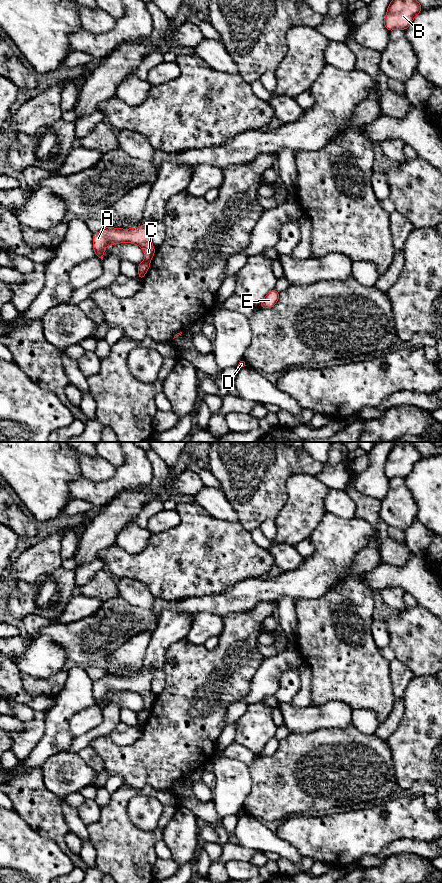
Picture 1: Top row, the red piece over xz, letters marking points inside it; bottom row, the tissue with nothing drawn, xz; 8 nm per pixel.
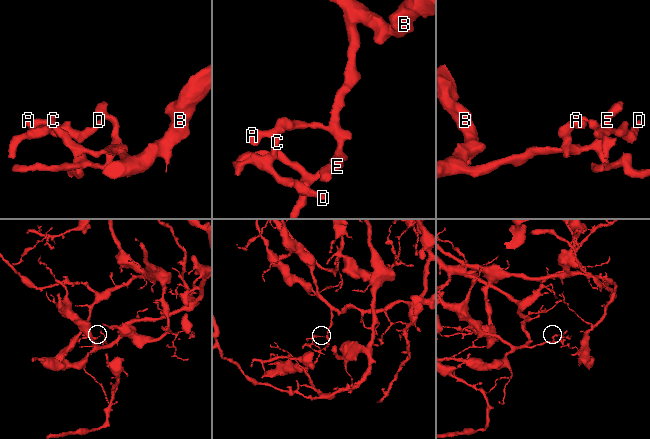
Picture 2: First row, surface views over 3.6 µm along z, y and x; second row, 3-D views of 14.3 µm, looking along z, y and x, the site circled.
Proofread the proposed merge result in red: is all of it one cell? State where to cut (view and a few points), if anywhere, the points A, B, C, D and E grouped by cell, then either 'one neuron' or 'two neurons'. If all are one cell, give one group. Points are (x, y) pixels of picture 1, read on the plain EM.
cut in xz along (144, 708), (149, 711); A B C E / D; two neurons

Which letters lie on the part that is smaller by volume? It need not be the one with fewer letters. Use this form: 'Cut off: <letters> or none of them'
Cut off: D

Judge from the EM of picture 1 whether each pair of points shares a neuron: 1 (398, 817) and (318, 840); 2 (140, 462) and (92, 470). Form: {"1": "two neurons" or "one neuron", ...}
{"1": "one neuron", "2": "two neurons"}

